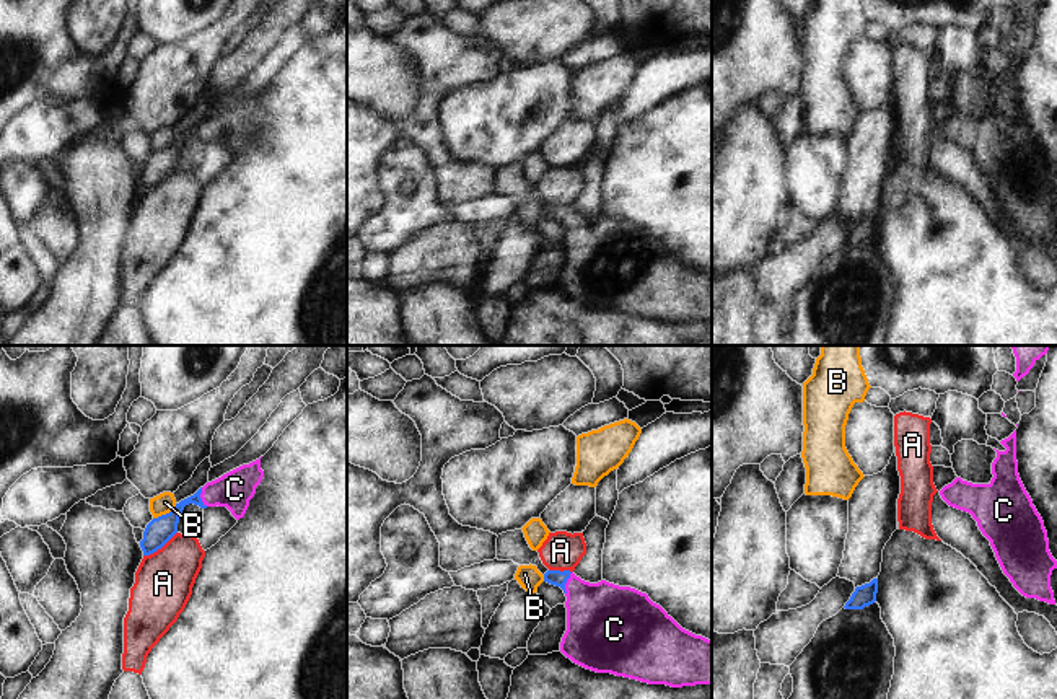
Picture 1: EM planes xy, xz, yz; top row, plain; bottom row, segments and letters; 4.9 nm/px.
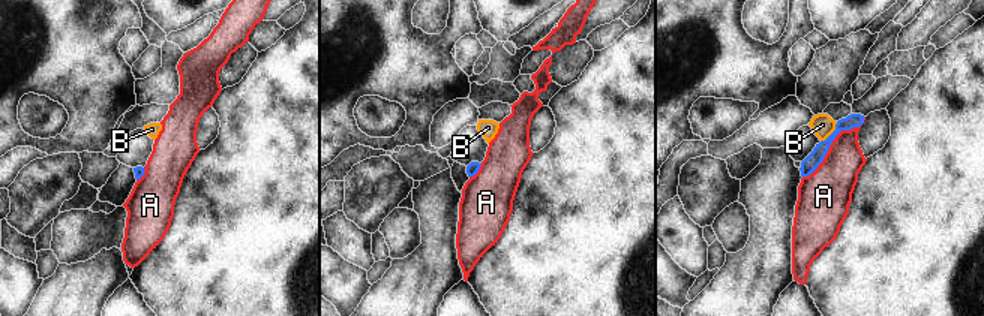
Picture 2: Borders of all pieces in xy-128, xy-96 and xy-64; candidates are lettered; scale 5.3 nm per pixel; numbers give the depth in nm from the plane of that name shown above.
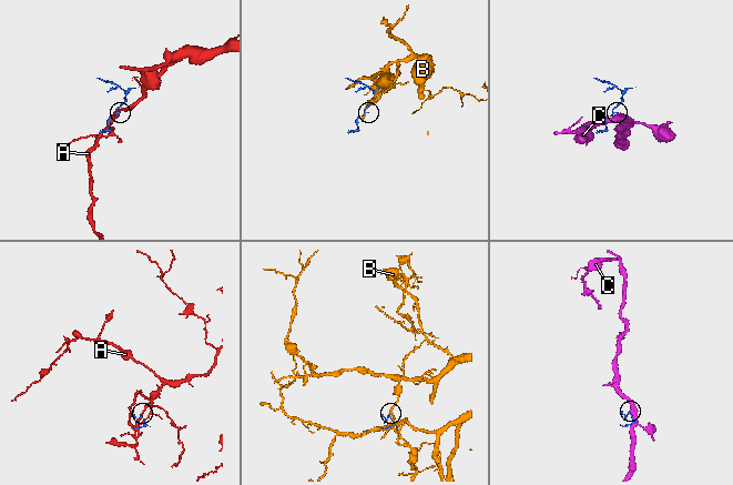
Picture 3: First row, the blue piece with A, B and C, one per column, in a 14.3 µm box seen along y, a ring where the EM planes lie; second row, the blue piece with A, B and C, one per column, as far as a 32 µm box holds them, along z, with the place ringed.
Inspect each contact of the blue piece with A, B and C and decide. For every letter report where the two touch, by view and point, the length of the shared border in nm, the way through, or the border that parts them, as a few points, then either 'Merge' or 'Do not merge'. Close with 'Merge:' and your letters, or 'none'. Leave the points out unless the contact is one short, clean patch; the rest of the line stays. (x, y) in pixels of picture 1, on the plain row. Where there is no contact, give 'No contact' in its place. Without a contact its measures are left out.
A: Touches blue at xy (160, 183). Shared border 200 nm. Do not merge
B: Touches blue at xy (166, 149). Shared border 140 nm. Boundary: xy (176, 139), (168, 147), (153, 153). Do not merge
C: Touches blue at xz (565, 217). Shared border 120 nm. Path across: xz (554, 212), (565, 217), (601, 253). Merge
Merge: C.

